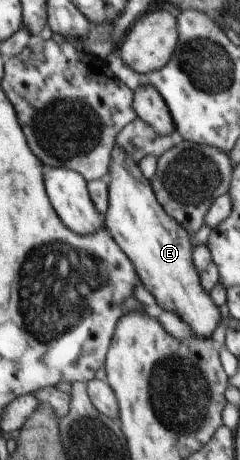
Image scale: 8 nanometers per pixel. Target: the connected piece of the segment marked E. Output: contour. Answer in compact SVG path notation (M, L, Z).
M116 143L113 148L113 152L111 153L111 164L109 165L109 173L107 177L109 187L109 206L107 207L107 212L103 217L105 227L108 233L110 233L110 235L114 238L114 241L119 245L119 248L134 264L135 273L139 275L140 286L146 288L155 297L155 300L157 301L156 309L177 313L187 324L189 324L192 333L195 334L194 336L198 336L199 338L211 338L212 333L215 333L214 330L221 323L220 308L214 303L214 300L209 294L210 292L207 292L203 288L200 274L193 262L193 245L191 244L191 237L189 233L173 217L170 217L166 211L164 211L162 204L158 203L158 200L156 199L154 190L151 186L151 181L148 181L148 178L141 172L139 165L134 162L124 150L118 148Z

